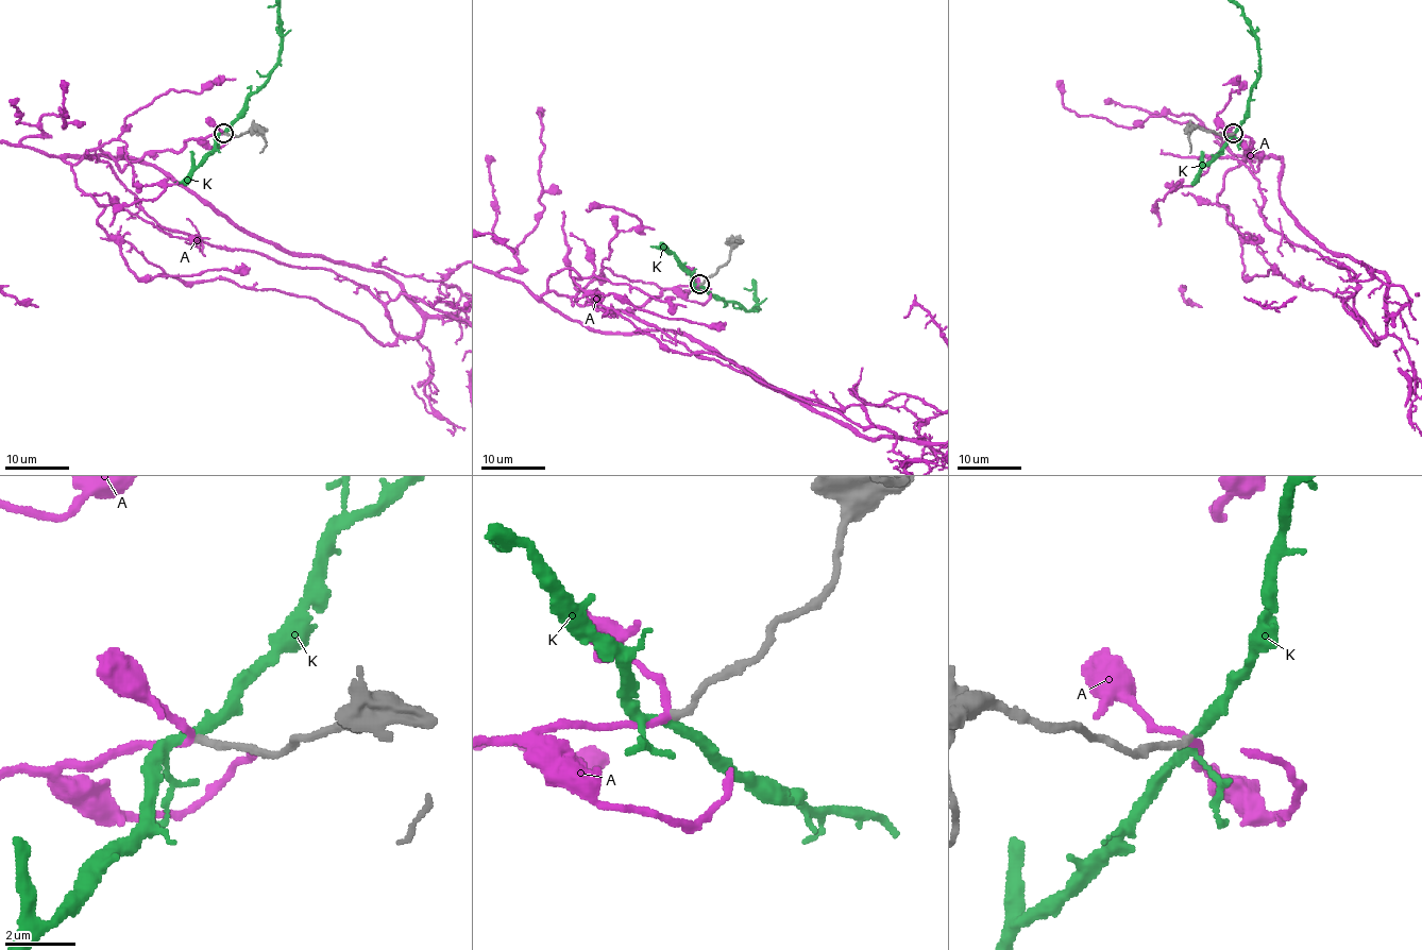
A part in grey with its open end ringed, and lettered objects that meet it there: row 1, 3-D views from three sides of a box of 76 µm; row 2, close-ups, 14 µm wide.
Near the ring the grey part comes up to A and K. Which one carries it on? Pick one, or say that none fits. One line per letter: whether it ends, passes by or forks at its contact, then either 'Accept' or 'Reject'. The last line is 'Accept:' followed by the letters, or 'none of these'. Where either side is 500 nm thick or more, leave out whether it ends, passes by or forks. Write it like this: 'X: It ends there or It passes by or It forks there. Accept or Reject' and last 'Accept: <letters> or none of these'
A: It passes by. Accept
K: It forks there. Reject
Accept: A

